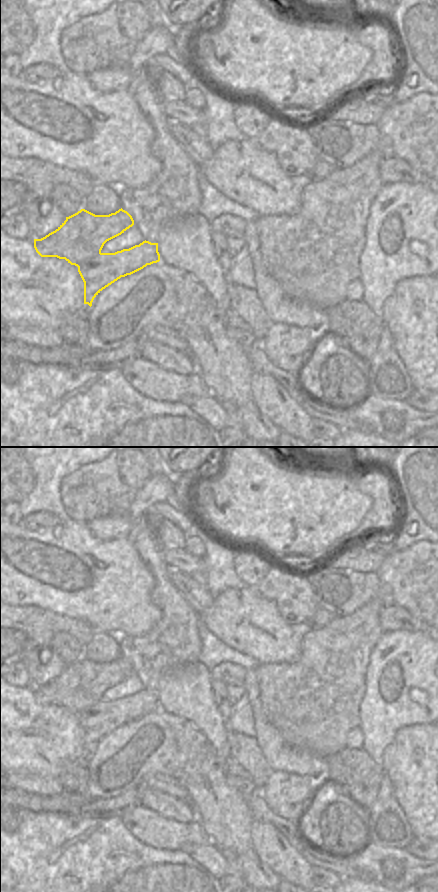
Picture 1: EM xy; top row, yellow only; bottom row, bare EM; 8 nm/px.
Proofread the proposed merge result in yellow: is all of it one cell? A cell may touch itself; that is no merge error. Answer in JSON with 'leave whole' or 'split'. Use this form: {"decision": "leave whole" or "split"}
{"decision": "split"}

